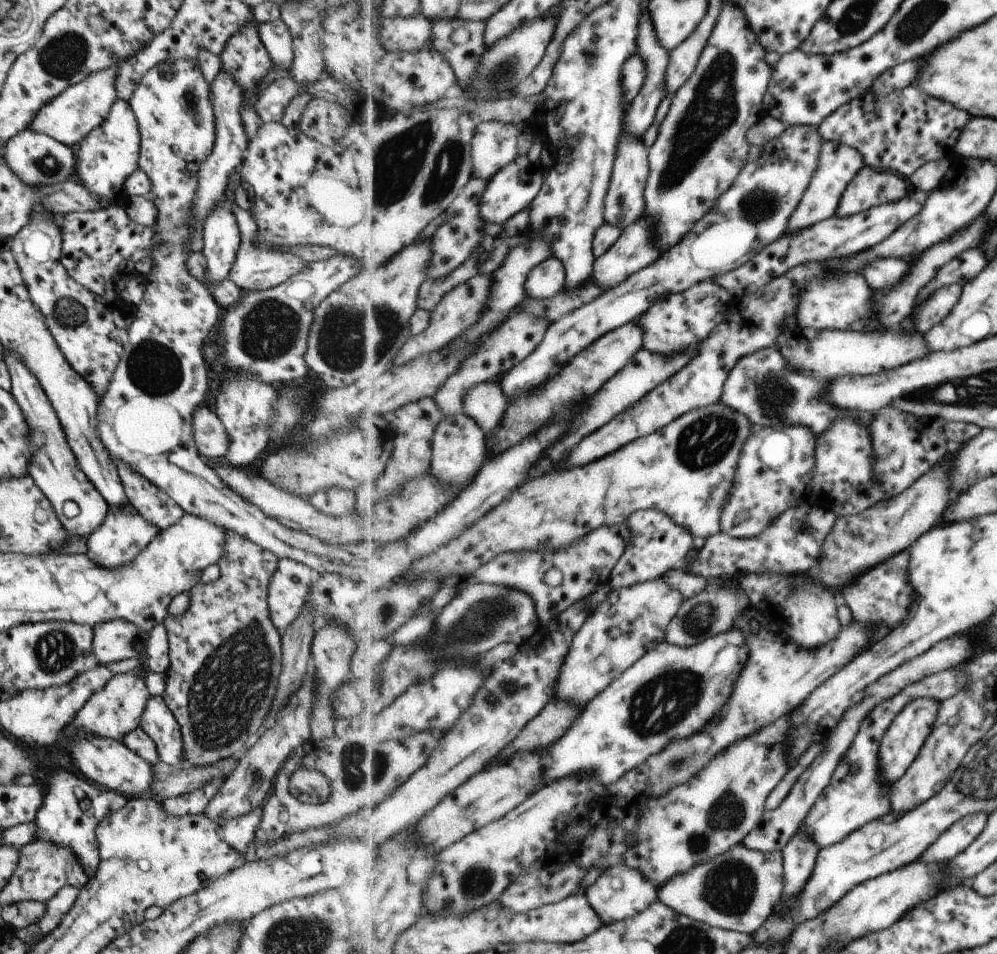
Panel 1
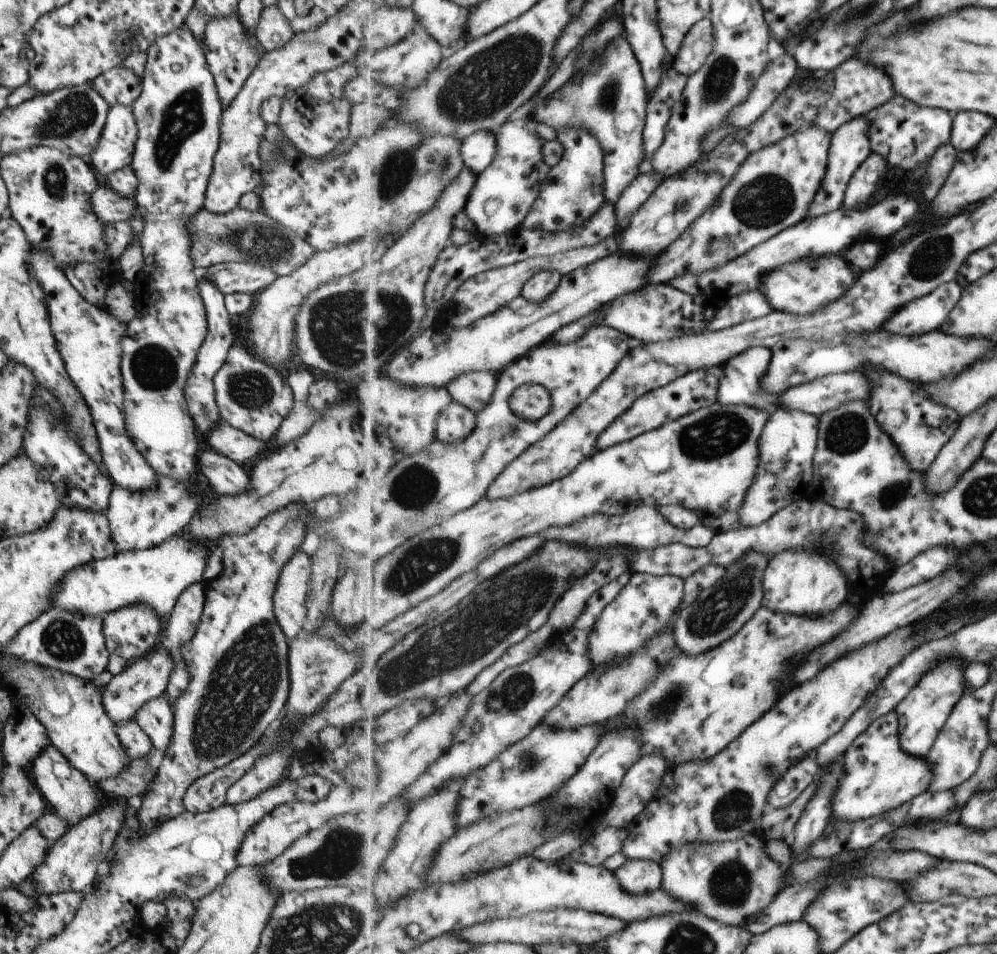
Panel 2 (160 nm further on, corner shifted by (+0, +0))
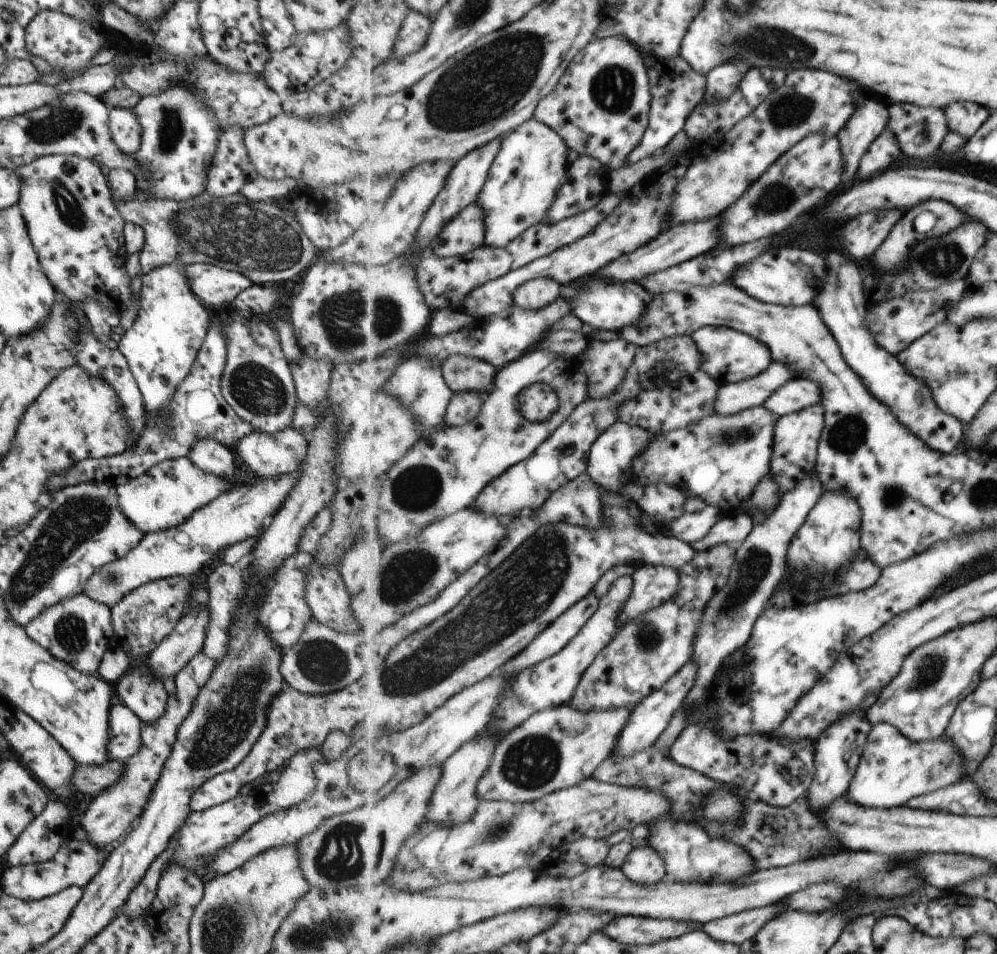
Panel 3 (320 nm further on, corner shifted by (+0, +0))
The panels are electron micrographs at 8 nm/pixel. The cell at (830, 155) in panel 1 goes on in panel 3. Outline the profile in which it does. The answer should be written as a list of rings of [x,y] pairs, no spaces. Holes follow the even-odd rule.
[[[869,98],[857,109],[852,120],[838,134],[846,164],[843,187],[857,180],[861,159],[873,142],[888,128],[889,105],[890,103],[882,98]]]

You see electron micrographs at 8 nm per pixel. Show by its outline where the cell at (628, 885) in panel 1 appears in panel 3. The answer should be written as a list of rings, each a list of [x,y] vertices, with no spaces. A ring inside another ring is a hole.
[[[650,844],[634,847],[627,854],[621,867],[637,884],[657,885],[668,879],[665,859]]]

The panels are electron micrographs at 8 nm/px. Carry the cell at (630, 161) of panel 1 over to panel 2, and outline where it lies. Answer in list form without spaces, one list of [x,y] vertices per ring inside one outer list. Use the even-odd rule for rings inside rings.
[[[626,36],[617,37],[611,41],[604,50],[598,54],[598,68],[592,64],[592,69],[581,71],[572,78],[572,81],[565,83],[560,89],[547,95],[534,110],[533,118],[541,124],[546,124],[556,132],[568,127],[581,130],[588,130],[596,136],[604,150],[605,161],[605,184],[604,195],[607,201],[611,201],[615,206],[625,189],[641,174],[640,166],[647,160],[645,150],[643,150],[643,133],[648,117],[649,90],[644,77],[644,72],[637,58],[636,51]]]

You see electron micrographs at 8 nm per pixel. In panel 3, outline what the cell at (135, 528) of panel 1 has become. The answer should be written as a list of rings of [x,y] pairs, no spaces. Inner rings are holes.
[[[186,456],[162,460],[137,478],[132,478],[114,489],[122,513],[144,534],[181,524],[194,510],[205,506],[223,491],[229,490],[227,481],[203,472]]]

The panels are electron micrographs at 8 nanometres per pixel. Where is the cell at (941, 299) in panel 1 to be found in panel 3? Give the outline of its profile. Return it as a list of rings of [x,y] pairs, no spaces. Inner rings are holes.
[[[961,279],[935,290],[907,291],[905,296],[897,296],[893,300],[885,300],[873,308],[869,308],[867,324],[871,334],[875,336],[877,344],[881,344],[887,352],[897,356],[905,348],[909,348],[917,339],[923,338],[936,326],[948,320],[951,308],[960,300],[968,289],[967,279]]]

